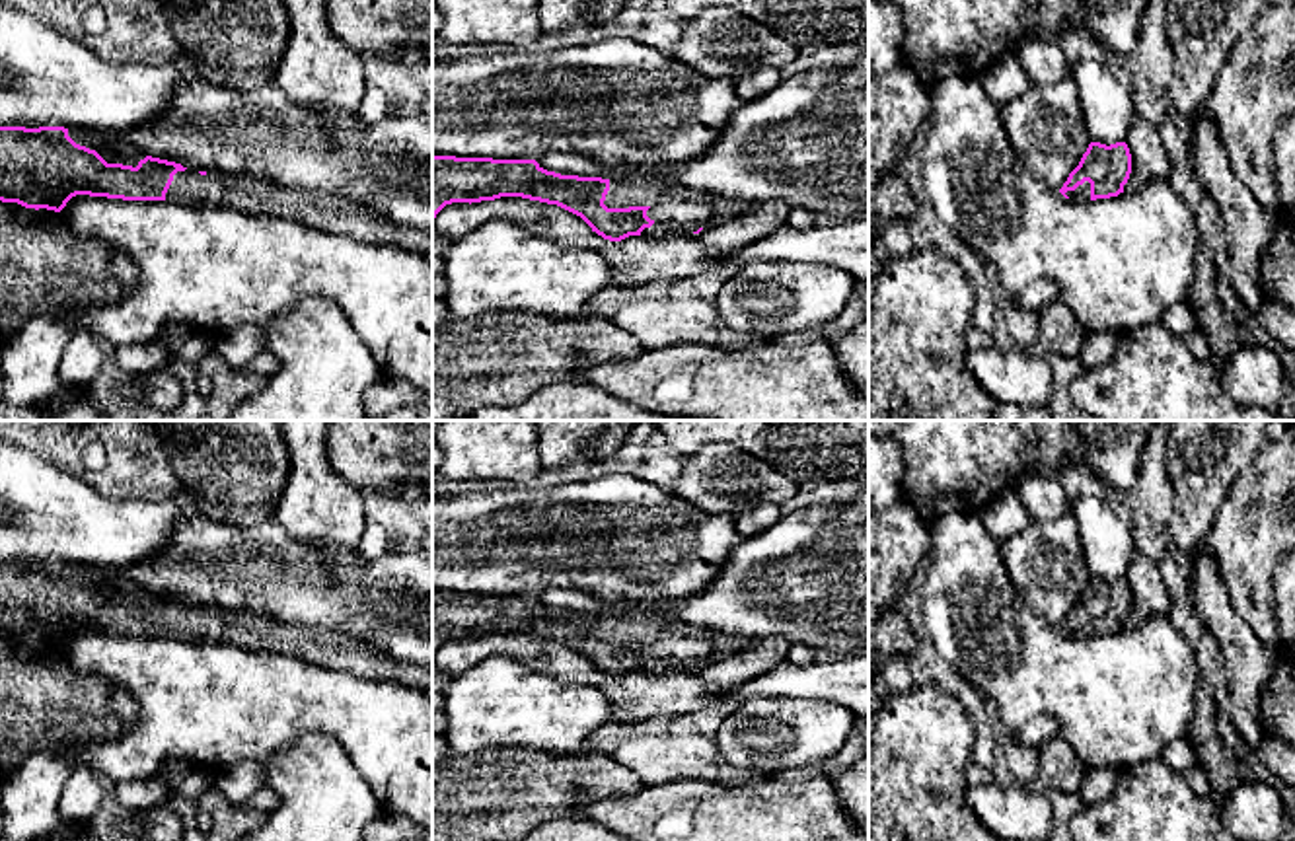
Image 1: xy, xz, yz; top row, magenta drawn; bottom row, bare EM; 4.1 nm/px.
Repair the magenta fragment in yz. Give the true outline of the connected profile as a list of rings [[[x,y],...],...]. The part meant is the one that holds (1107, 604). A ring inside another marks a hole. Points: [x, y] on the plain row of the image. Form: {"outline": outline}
{"outline": [[[1091,578],[1079,602],[1059,625],[1071,637],[1110,635],[1124,629],[1131,609],[1131,590],[1126,578]]]}

